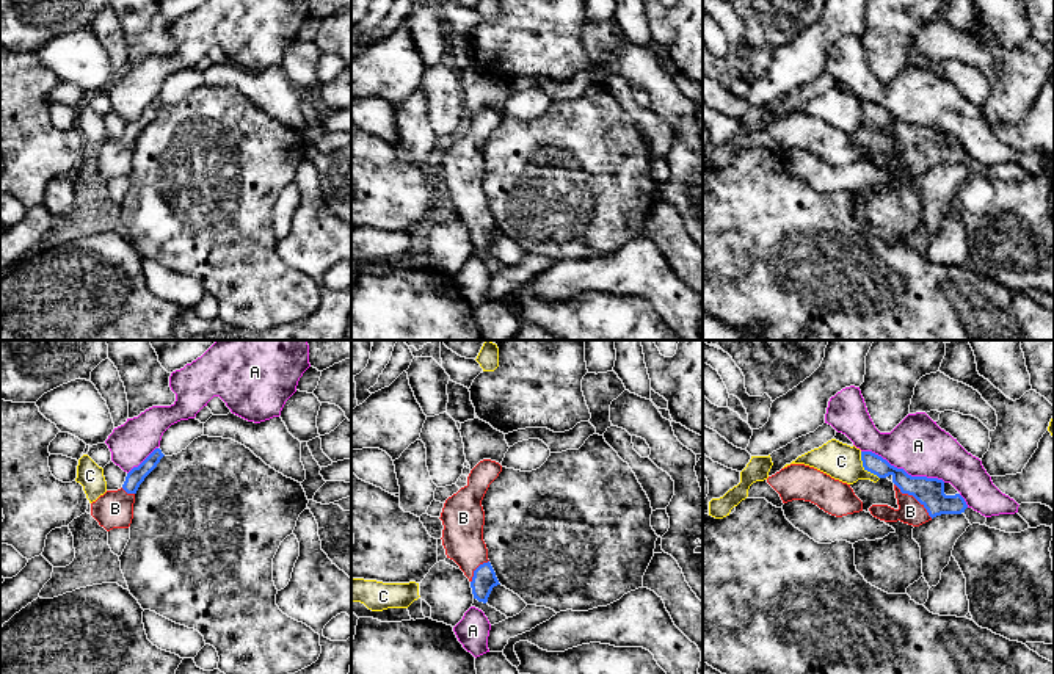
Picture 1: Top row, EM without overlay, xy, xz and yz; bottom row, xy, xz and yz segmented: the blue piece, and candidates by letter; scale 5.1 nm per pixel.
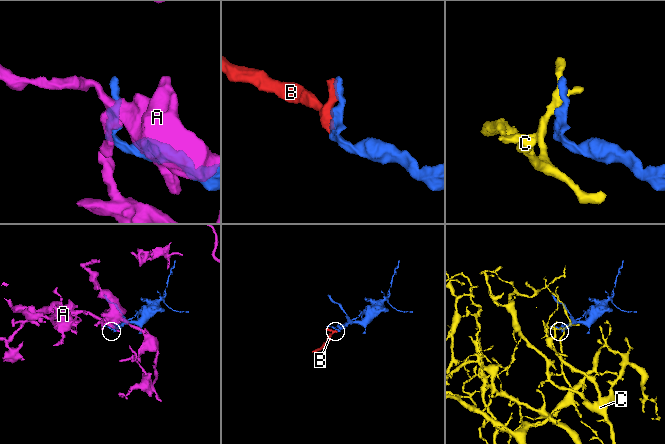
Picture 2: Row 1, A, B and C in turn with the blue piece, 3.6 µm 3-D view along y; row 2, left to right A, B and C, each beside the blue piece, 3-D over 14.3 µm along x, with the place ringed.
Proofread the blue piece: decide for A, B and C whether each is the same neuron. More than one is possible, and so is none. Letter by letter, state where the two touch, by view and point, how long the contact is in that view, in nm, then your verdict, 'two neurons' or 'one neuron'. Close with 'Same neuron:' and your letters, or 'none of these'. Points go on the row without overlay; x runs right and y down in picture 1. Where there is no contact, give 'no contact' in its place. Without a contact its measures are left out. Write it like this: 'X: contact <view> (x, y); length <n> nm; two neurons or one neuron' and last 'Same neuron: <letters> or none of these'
A: contact yz (902, 118); length 460 nm; two neurons
B: contact yz (913, 144); length 260 nm; one neuron
C: contact yz (865, 116); length 170 nm; two neurons
Same neuron: B

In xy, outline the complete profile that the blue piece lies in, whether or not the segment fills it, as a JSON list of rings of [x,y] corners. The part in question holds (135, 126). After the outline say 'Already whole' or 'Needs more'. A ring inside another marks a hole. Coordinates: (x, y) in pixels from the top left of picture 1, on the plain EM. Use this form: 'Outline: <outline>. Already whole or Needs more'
Outline: [[[155,97],[138,116],[133,116],[118,140],[107,140],[91,152],[91,165],[107,180],[129,177],[133,168],[135,143],[144,127],[157,116],[165,103]]]. Needs more

